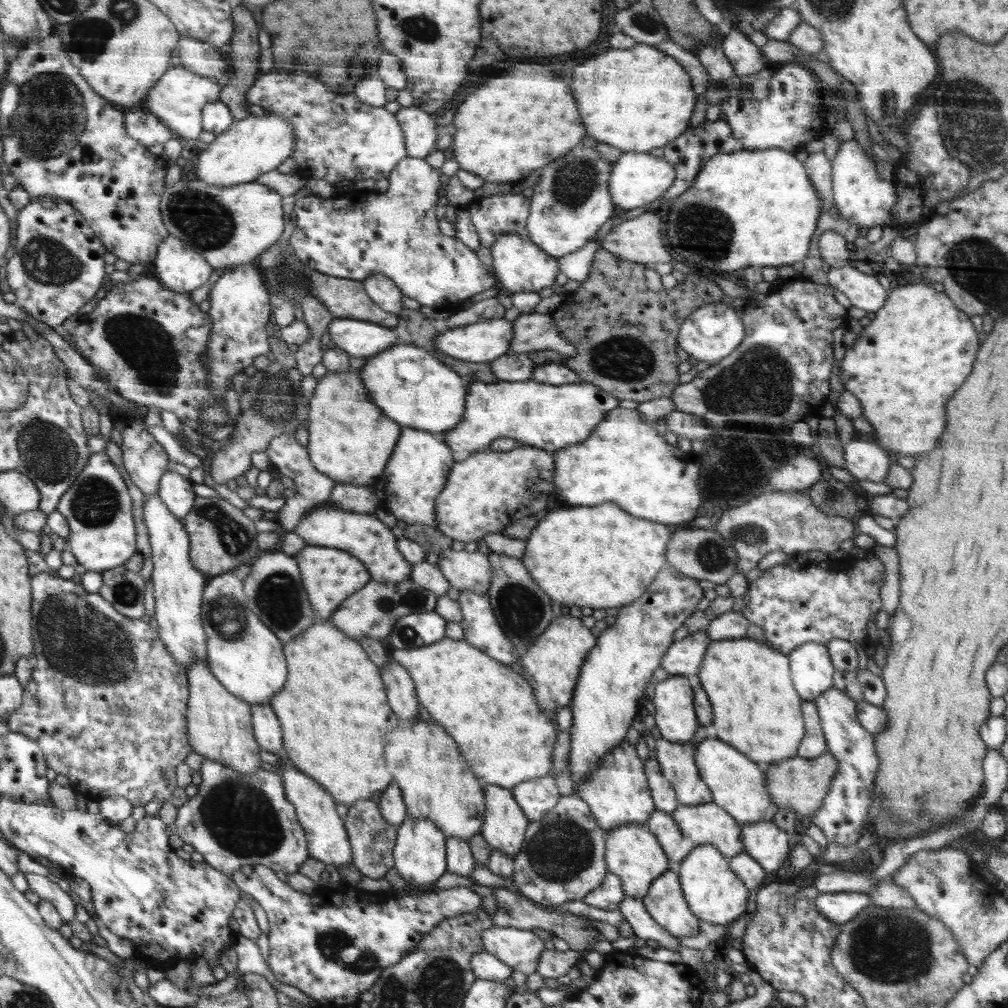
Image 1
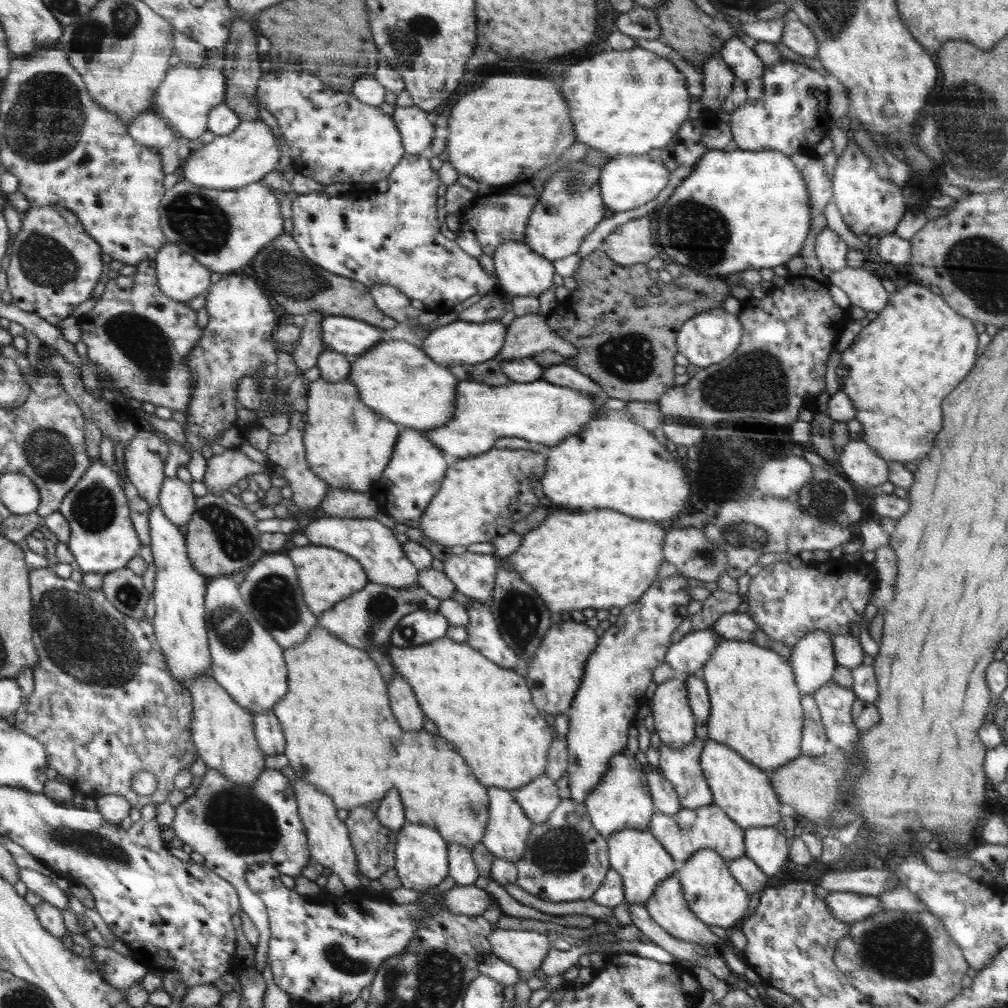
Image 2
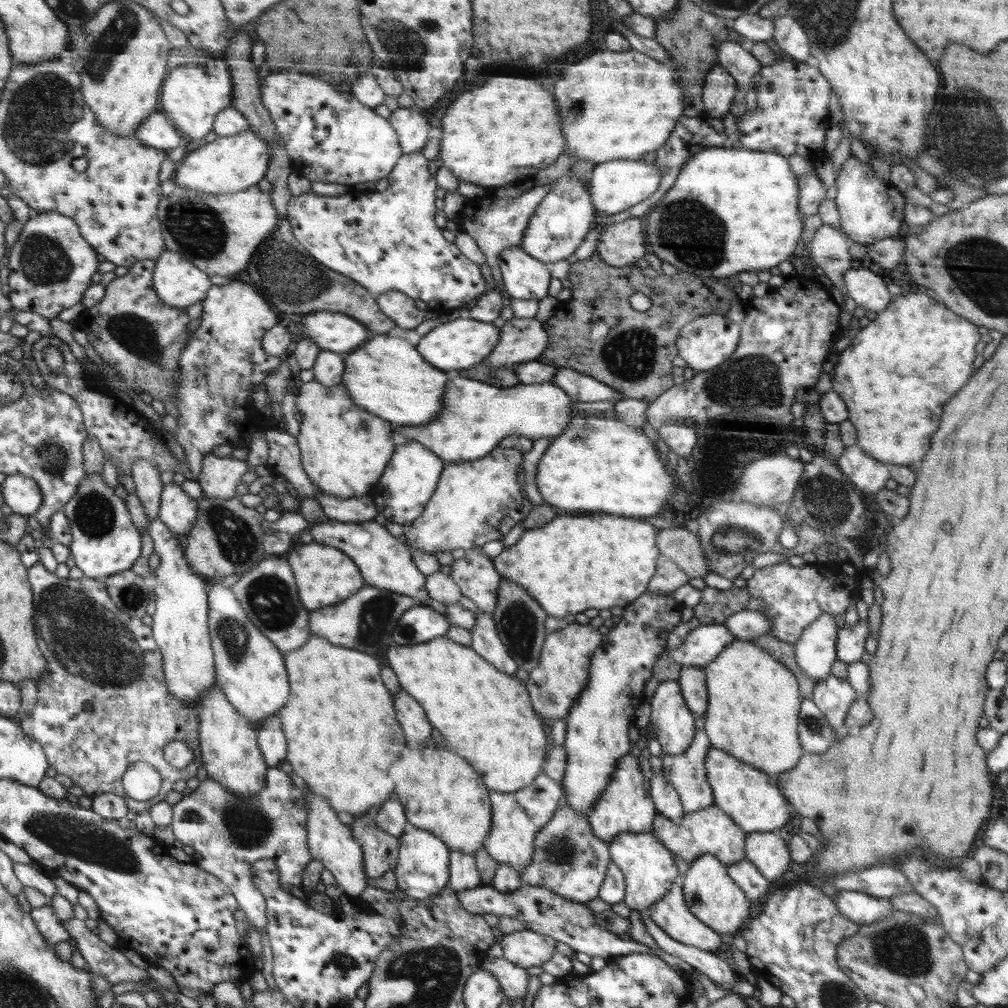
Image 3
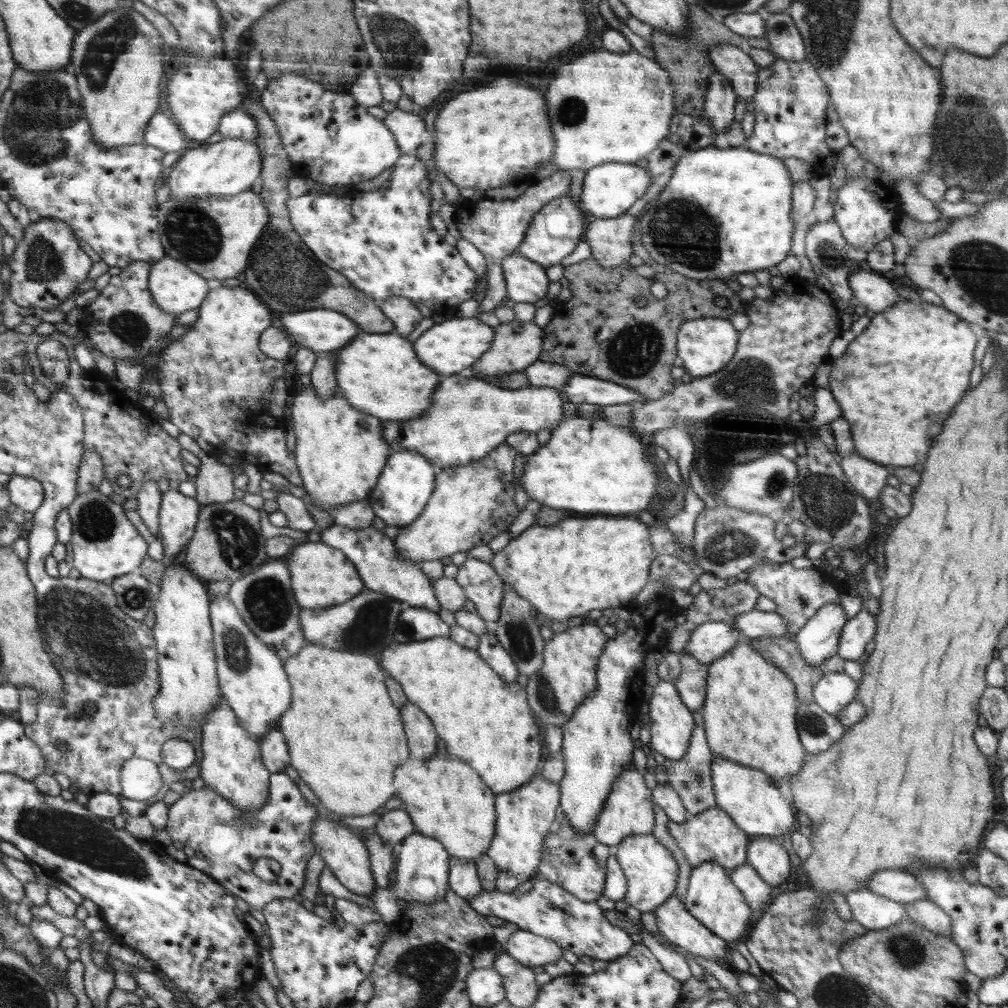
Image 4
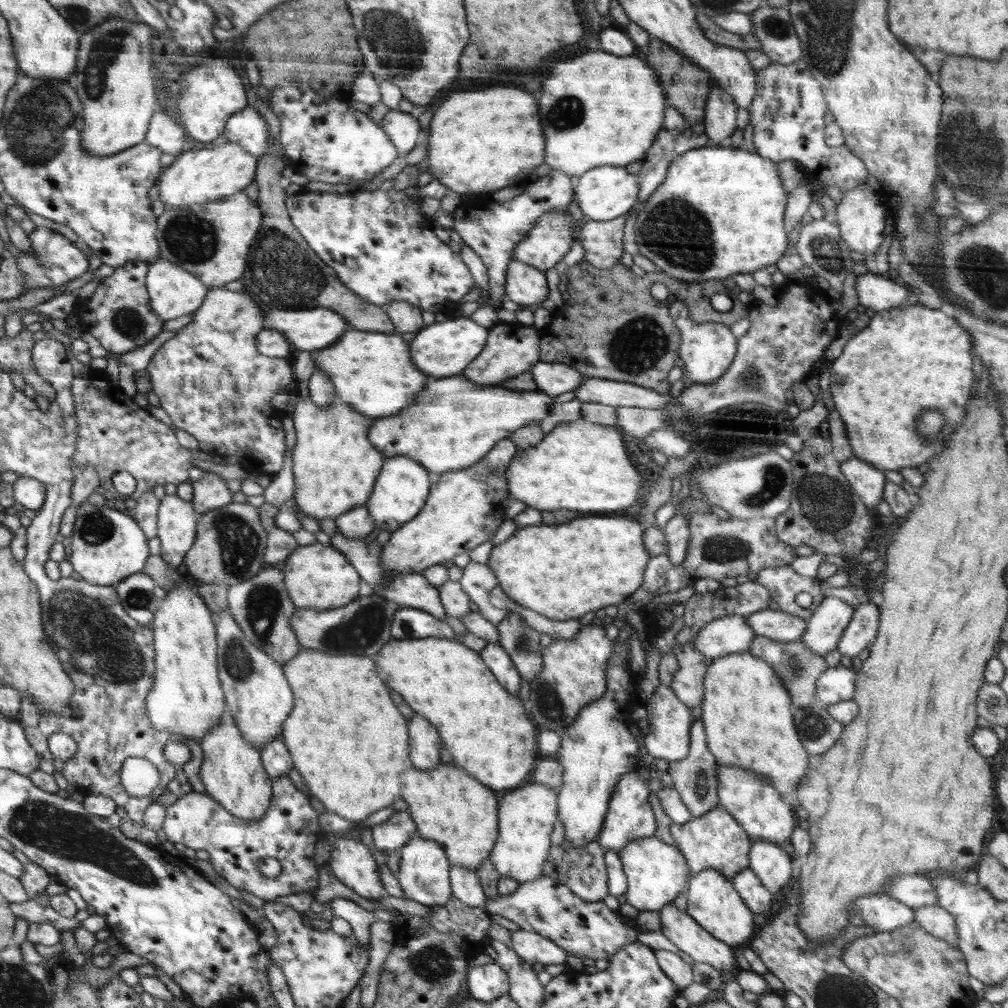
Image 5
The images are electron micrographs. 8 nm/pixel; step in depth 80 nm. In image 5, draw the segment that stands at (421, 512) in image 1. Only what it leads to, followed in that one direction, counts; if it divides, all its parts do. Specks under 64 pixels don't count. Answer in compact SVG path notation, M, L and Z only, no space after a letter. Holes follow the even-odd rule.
M407 456L385 457L385 464L378 475L373 495L365 503L370 517L380 531L394 531L404 526L406 522L421 514L432 490L432 475L417 460Z

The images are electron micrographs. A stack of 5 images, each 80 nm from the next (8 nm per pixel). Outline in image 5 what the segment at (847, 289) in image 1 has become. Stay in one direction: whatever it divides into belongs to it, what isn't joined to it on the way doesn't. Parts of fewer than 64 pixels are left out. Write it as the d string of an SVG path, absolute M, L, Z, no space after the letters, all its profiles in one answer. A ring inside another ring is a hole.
M894 272L892 275L858 275L856 290L860 303L875 313L903 306L911 295L910 290L894 283Z

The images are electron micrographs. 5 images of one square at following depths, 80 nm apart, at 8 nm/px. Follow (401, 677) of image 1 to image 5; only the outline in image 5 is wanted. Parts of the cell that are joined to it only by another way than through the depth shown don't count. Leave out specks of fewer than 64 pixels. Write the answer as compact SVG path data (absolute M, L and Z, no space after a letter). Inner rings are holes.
M416 716L410 722L410 750L415 769L429 770L440 762L440 738L434 726L424 718Z

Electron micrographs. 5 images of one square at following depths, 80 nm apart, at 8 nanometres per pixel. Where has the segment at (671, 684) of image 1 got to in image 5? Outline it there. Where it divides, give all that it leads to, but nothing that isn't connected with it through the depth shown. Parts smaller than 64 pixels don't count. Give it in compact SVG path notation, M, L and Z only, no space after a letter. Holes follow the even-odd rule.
M660 685L654 691L654 694L650 696L646 709L649 732L645 734L644 744L648 758L663 758L670 762L682 760L689 753L689 732L693 721L691 709L681 700L678 700L674 691L666 685Z

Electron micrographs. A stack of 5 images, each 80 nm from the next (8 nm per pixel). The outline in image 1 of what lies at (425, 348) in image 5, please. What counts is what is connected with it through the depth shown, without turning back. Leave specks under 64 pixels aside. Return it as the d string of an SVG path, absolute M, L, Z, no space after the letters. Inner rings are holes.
M504 317L481 320L474 324L449 328L439 332L433 340L433 345L438 352L451 356L451 358L474 363L490 363L509 352L513 340L513 322Z

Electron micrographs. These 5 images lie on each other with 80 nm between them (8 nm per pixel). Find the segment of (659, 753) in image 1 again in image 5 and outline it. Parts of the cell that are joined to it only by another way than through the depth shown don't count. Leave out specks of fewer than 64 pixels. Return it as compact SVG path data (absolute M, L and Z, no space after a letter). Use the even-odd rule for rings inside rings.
M693 718L692 724L690 725L690 746L689 753L682 759L670 762L669 774L674 780L673 787L679 792L679 796L682 799L682 805L688 813L692 813L693 818L698 818L703 814L706 814L708 810L719 807L717 788L718 788L718 773L719 766L716 762L715 756L709 751L707 747L705 726L700 719ZM704 776L706 780L706 794L699 798L697 795L698 784L694 783Z

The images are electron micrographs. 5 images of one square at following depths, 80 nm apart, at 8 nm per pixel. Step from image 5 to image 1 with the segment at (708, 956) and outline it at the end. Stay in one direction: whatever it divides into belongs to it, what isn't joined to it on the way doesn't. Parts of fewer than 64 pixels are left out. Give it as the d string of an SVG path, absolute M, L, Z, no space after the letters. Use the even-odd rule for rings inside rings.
M670 863L669 869L660 875L648 889L642 902L650 916L672 936L692 936L699 931L699 918L694 916L683 895L678 874L679 863Z

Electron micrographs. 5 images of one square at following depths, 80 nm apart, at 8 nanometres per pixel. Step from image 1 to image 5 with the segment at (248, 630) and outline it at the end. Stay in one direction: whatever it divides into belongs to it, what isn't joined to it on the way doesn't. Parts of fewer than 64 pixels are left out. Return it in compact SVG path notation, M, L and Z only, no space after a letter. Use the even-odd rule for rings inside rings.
M228 608L214 616L213 621L217 627L221 687L225 690L229 713L244 734L244 739L261 750L283 734L283 725L295 704L292 688L282 665L269 653L246 640L242 628Z

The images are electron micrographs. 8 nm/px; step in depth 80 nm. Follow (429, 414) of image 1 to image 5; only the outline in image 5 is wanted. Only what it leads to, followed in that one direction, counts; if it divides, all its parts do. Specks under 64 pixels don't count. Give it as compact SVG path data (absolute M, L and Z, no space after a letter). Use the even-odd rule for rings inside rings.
M352 329L346 331L344 336L336 343L317 351L311 351L315 369L327 374L332 381L337 398L364 416L385 417L397 415L409 407L416 400L415 396L425 387L430 377L418 369L412 361L412 352L409 342L402 339L400 333L381 333L374 331L361 331Z

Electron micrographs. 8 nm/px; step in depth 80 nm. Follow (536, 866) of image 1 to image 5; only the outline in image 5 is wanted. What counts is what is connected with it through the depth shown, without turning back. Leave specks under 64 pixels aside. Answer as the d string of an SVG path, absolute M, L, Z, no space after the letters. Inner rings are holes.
M567 840L564 843L553 846L549 858L543 867L543 874L551 876L560 884L566 885L574 894L590 902L602 901L608 896L609 876L606 876L606 864L602 848L596 840L587 842L582 848L574 848Z

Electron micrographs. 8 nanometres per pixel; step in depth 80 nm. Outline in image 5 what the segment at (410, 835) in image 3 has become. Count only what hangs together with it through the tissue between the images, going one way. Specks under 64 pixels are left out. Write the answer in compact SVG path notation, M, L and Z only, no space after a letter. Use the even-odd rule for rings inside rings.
M416 836L409 840L400 851L398 880L407 898L426 906L444 905L449 902L452 895L452 884L449 880L452 865L442 845Z

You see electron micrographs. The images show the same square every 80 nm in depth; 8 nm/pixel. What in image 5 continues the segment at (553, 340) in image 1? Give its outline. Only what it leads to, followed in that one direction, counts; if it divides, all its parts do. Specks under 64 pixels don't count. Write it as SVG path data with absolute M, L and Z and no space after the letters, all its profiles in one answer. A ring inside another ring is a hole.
M496 325L489 329L489 336L485 337L488 338L488 342L485 342L484 350L461 372L461 375L474 384L479 384L482 387L500 386L505 380L530 371L540 361L538 340L541 340L541 336L534 326L514 330L508 326Z

